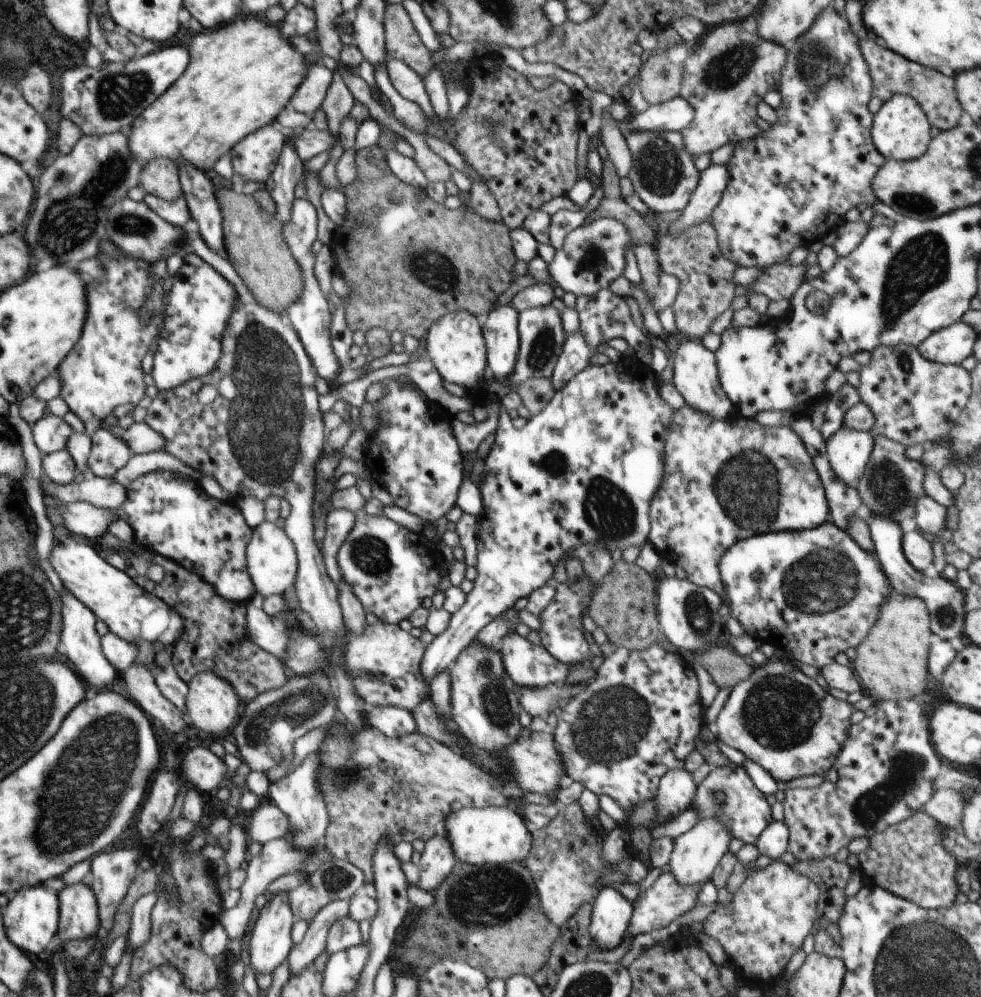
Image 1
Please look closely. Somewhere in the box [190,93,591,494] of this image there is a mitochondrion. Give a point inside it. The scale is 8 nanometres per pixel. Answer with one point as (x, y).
(266, 415)

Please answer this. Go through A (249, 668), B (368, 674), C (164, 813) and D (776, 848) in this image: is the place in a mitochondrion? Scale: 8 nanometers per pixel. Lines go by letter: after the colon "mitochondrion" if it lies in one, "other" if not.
A: other
B: mitochondrion
C: other
D: other

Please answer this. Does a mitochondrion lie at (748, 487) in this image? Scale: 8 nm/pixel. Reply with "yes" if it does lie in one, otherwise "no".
yes

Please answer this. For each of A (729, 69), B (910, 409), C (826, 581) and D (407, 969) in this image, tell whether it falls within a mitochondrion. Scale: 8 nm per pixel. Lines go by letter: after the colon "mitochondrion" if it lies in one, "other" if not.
A: mitochondrion
B: other
C: mitochondrion
D: other

